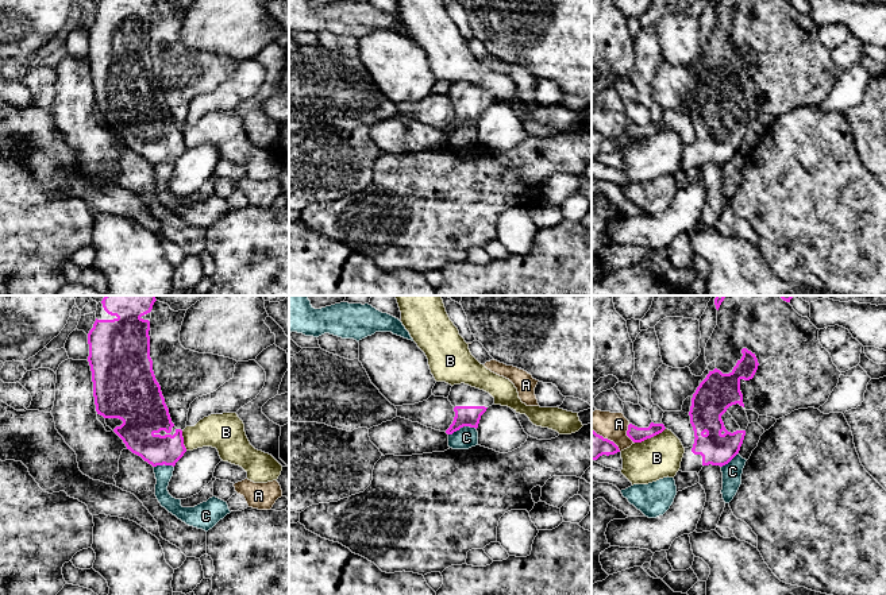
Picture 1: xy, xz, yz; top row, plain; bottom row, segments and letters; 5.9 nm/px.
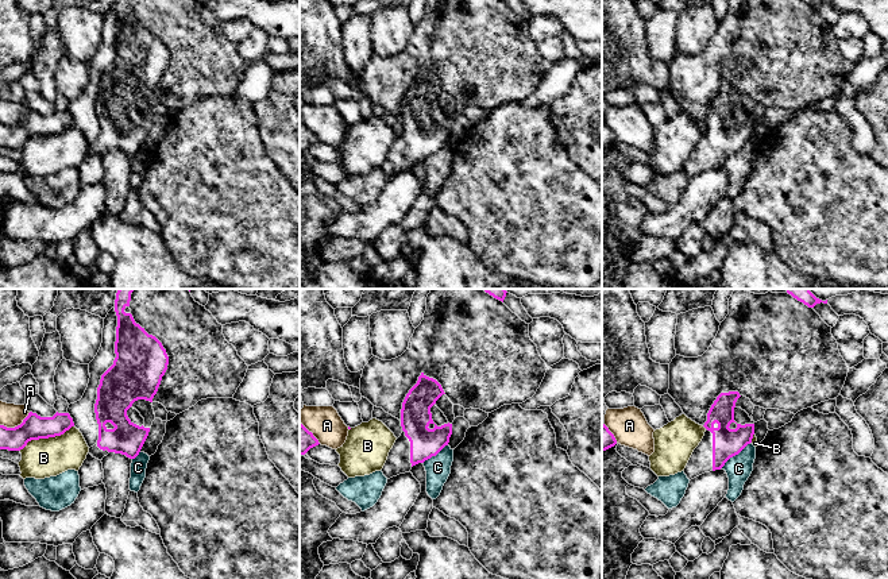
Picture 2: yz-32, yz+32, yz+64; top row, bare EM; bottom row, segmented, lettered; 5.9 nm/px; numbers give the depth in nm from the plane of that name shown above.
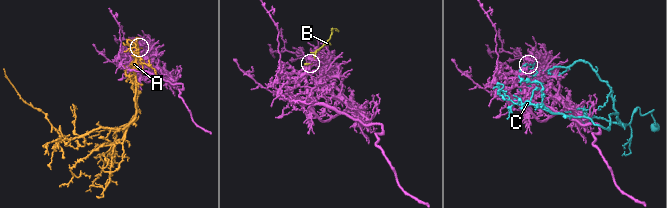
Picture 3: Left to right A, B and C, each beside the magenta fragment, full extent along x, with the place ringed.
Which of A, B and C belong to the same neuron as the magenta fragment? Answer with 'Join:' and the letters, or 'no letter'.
Join: no letter

